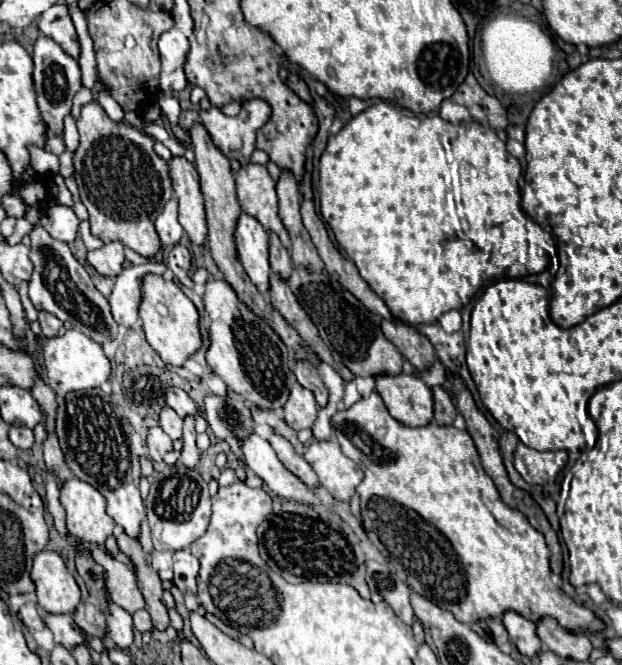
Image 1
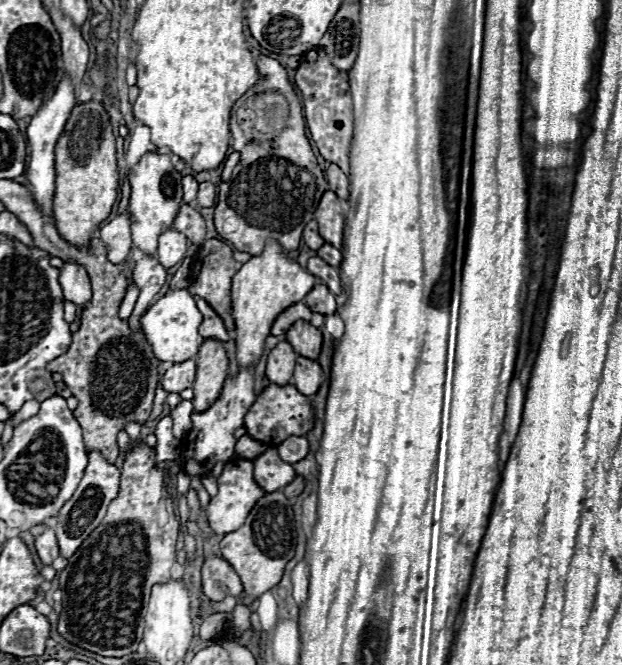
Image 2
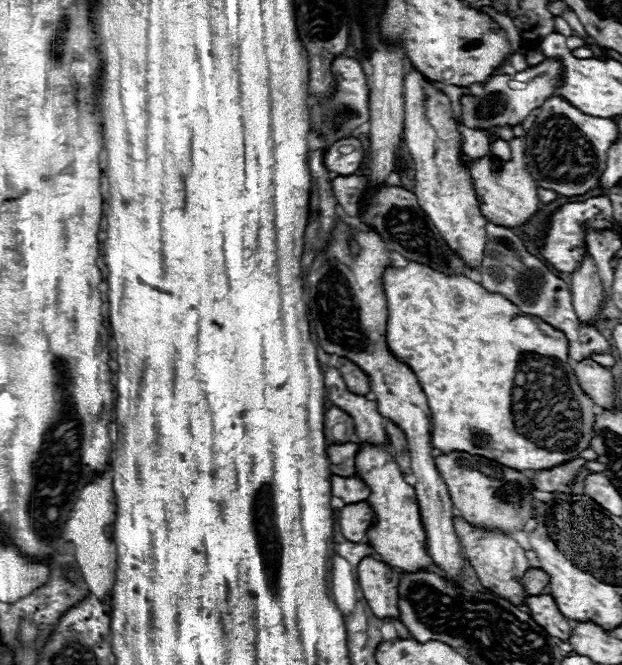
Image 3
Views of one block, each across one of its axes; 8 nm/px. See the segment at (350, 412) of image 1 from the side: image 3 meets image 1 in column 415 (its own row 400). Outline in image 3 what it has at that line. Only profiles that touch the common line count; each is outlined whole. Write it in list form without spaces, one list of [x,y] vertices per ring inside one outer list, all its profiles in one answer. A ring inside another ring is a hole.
[[[408,262],[404,268],[396,268],[396,266],[388,266],[384,270],[384,292],[388,298],[388,328],[386,328],[386,342],[390,352],[394,354],[394,358],[398,358],[400,362],[404,362],[416,376],[418,382],[428,398],[428,406],[432,410],[434,416],[434,428],[430,434],[432,446],[438,448],[440,452],[448,454],[452,450],[462,450],[468,454],[476,454],[476,456],[486,456],[490,460],[496,460],[508,468],[514,470],[544,470],[544,468],[552,468],[558,466],[570,458],[576,458],[580,450],[590,448],[590,438],[592,438],[592,426],[594,426],[594,402],[580,390],[576,376],[572,374],[572,366],[568,360],[568,340],[566,336],[548,326],[546,322],[542,322],[536,316],[528,316],[522,314],[512,302],[508,302],[502,294],[496,292],[488,292],[482,284],[472,282],[466,276],[450,276],[450,274],[442,274],[432,270],[430,266],[418,264],[418,262]]]

